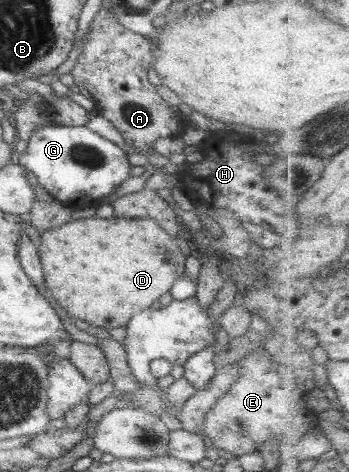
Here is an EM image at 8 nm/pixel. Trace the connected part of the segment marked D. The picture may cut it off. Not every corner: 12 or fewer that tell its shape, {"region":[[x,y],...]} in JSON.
{"region":[[149,218],[45,230],[50,295],[73,320],[128,326],[185,275]]}

